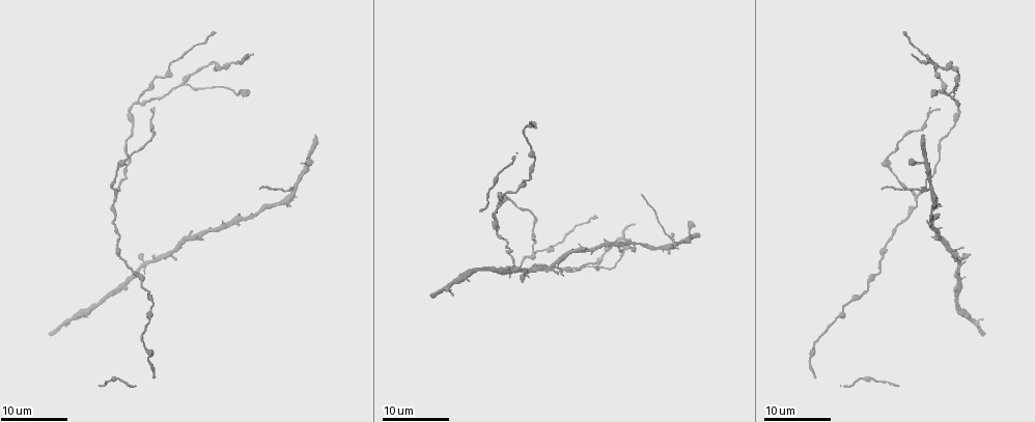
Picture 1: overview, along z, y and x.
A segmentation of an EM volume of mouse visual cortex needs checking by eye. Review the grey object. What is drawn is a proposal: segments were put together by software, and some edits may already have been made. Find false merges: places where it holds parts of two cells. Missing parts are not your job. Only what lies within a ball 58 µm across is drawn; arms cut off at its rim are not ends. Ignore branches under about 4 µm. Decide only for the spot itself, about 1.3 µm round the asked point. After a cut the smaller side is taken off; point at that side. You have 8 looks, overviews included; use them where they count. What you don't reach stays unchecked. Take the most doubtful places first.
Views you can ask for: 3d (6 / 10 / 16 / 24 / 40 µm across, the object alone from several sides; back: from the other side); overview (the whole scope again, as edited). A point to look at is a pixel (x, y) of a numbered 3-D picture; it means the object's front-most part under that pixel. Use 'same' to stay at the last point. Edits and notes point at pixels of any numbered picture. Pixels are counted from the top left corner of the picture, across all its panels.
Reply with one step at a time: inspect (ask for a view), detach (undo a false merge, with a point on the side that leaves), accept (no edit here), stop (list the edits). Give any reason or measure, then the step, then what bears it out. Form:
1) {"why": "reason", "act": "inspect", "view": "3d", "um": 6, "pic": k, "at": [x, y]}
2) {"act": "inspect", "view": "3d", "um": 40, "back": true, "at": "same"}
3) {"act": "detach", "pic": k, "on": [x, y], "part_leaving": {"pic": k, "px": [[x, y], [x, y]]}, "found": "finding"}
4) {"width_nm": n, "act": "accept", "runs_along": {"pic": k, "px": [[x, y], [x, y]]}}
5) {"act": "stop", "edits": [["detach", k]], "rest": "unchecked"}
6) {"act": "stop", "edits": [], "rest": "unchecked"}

{"why": "small branch off a trunk", "act": "inspect", "view": "3d", "um": 16, "pic": 1, "at": [293, 187]}

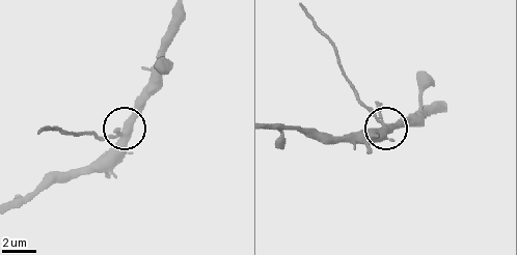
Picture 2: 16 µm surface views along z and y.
{"why": "closer look", "act": "inspect", "view": "3d", "um": 6, "pic": 2, "at": [121, 132]}

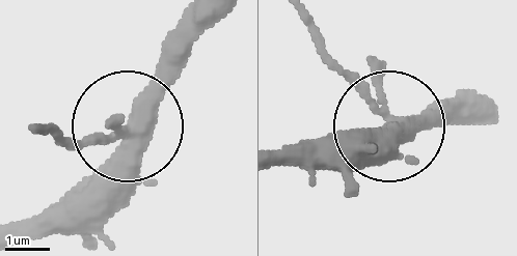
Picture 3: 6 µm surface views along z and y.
{"width_nm": 350, "act": "detach", "pic": 3, "on": [67, 149], "part_leaving": {"pic": 3, "px": [[111, 135], [44, 135]]}, "found": "two cells meet here"}

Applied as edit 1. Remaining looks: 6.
{"act": "inspect", "view": "3d", "um": 16, "pic": 1, "at": [915, 197]}

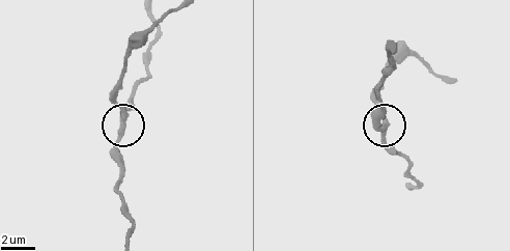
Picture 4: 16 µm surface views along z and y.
{"act": "inspect", "view": "3d", "um": 10, "pic": 4, "at": [125, 121]}

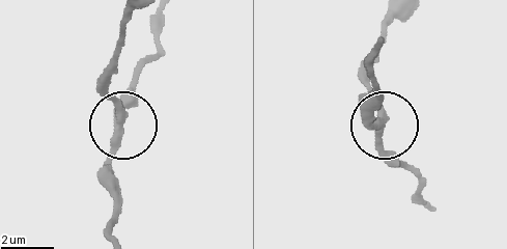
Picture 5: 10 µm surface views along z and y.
{"act": "inspect", "view": "3d", "um": 6, "pic": 5, "at": [117, 123]}

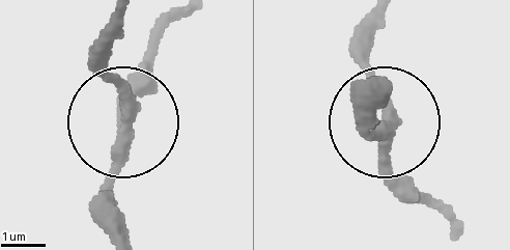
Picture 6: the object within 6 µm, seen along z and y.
{"side_arm_um": 22, "act": "accept", "found": "continuous, no second cell"}

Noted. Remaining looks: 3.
{"act": "inspect", "view": "3d", "um": 24, "pic": 1, "at": [468, 272]}

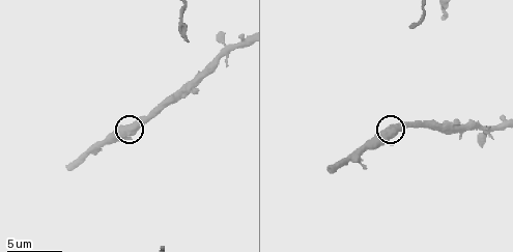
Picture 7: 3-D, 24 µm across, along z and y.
{"act": "inspect", "view": "3d", "um": 6, "pic": 7, "at": [130, 132]}

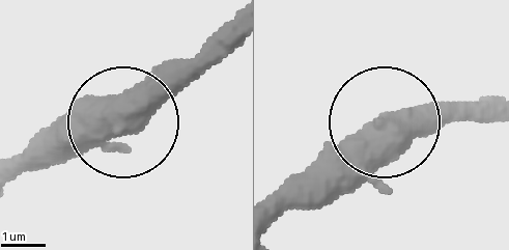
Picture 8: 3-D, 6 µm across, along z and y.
{"act": "accept", "found": "continuous, no second cell"}

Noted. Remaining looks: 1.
{"act": "stop", "edits": [["detach", 3]], "rest": "unchecked"}

